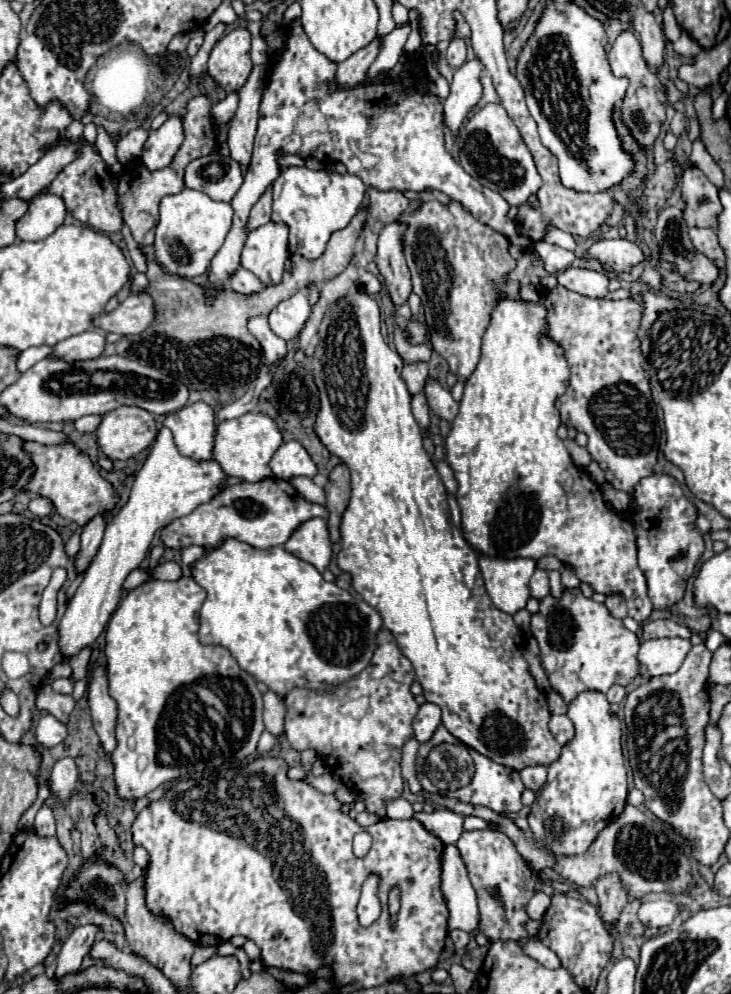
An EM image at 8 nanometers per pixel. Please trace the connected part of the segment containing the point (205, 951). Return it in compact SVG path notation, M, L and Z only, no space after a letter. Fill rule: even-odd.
M197 944L197 946L195 946L195 954L193 954L193 958L191 958L191 964L193 964L193 966L199 966L201 962L209 960L213 954L215 954L215 948L213 948L213 946L201 946L201 944Z

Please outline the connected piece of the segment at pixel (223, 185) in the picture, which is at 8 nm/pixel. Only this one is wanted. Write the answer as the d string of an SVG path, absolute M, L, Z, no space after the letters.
M209 154L189 162L185 168L185 186L205 192L211 200L231 202L241 184L241 166L229 156Z

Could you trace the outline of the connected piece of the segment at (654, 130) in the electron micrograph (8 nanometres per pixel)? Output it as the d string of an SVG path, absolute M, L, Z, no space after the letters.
M621 32L617 36L617 40L613 42L607 60L611 64L611 72L615 76L625 76L629 78L629 88L625 92L625 100L619 104L619 112L621 112L621 120L623 124L629 128L631 136L637 140L637 144L643 150L651 150L655 140L659 138L659 130L661 124L665 122L665 110L667 110L667 98L665 98L665 90L663 84L659 82L659 78L655 76L655 72L647 66L643 54L641 54L641 44L635 38L633 32Z

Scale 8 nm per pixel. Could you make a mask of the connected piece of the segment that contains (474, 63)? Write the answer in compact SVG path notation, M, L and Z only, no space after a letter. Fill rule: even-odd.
M477 58L467 60L463 66L455 70L455 76L451 80L451 92L443 104L445 106L445 112L443 112L445 126L451 132L459 130L459 126L463 124L471 108L483 96L483 86L479 82L481 70L483 70L483 64Z

